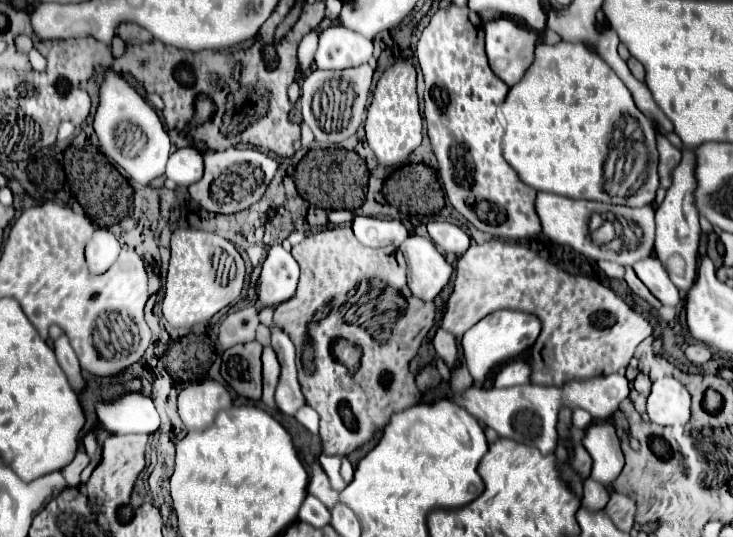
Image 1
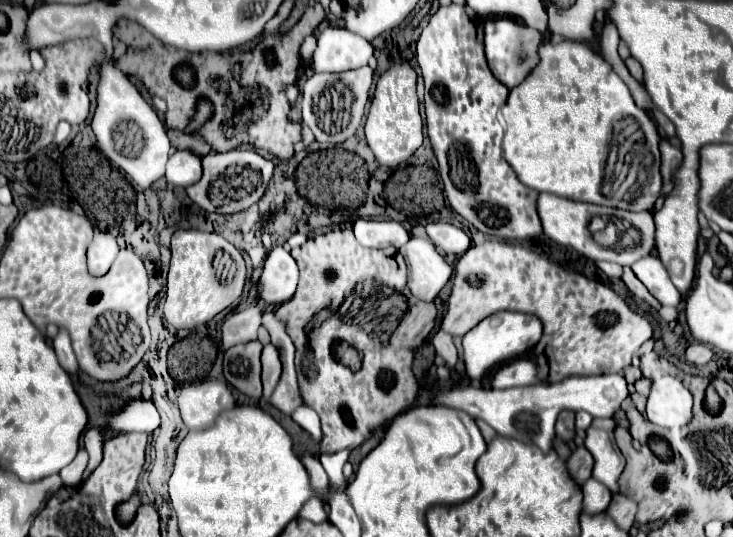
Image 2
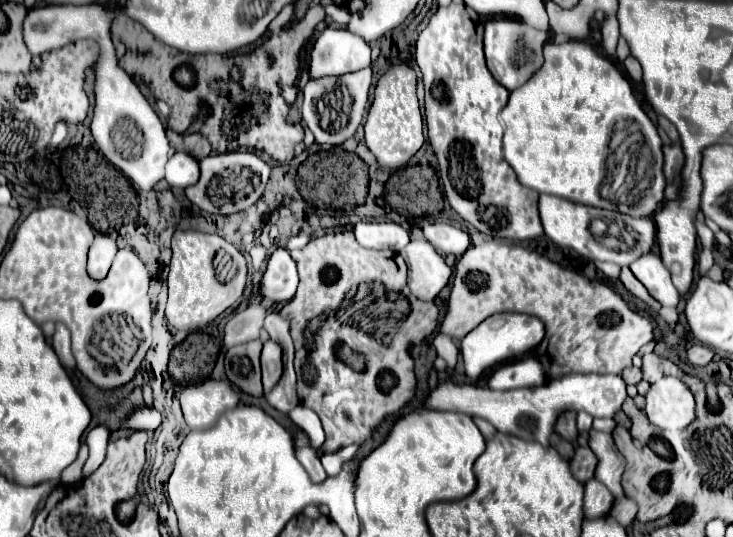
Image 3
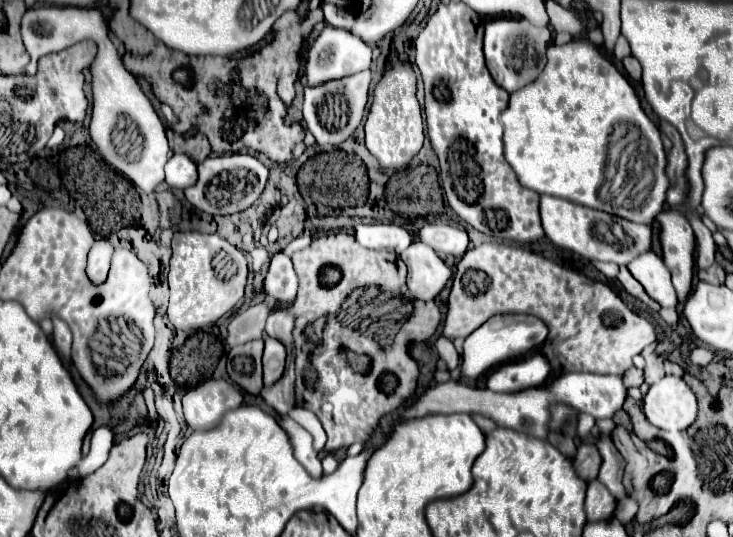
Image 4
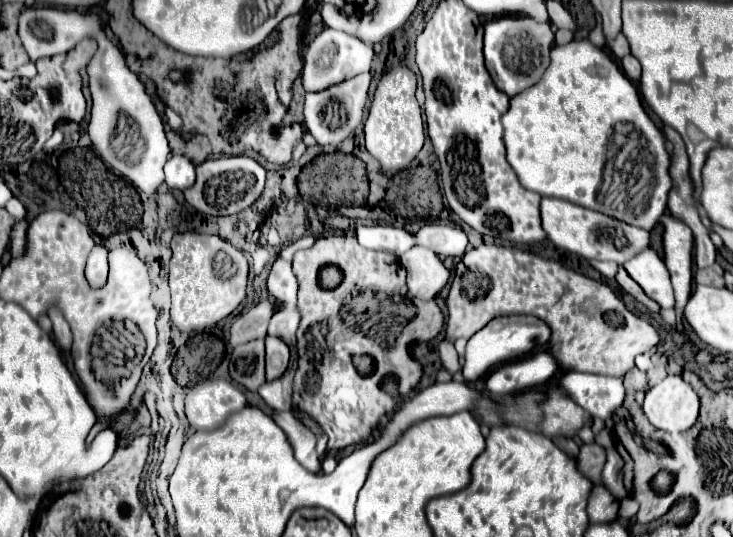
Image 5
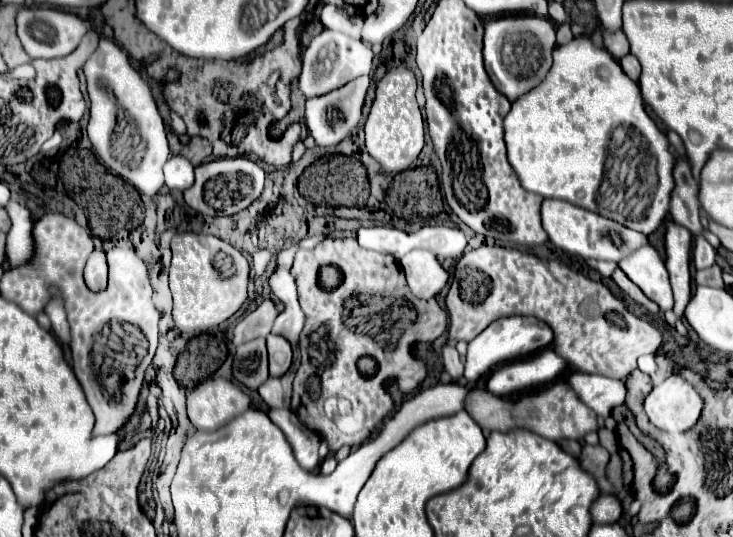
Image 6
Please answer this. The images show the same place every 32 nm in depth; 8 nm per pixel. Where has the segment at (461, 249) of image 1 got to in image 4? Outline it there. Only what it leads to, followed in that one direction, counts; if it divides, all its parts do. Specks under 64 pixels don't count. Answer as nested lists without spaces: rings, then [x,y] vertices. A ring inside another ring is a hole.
[[[442,221],[428,222],[420,234],[418,240],[434,248],[440,256],[464,256],[468,248],[468,234],[460,227],[455,227]]]

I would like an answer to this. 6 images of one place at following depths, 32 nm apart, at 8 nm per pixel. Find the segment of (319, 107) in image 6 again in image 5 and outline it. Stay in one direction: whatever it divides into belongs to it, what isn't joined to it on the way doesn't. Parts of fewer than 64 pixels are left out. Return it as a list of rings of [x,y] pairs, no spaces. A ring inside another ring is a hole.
[[[360,74],[344,84],[338,84],[338,88],[328,88],[328,92],[306,94],[304,124],[320,146],[338,146],[344,138],[348,138],[354,132],[354,128],[362,122],[368,86],[370,86],[370,74]]]

